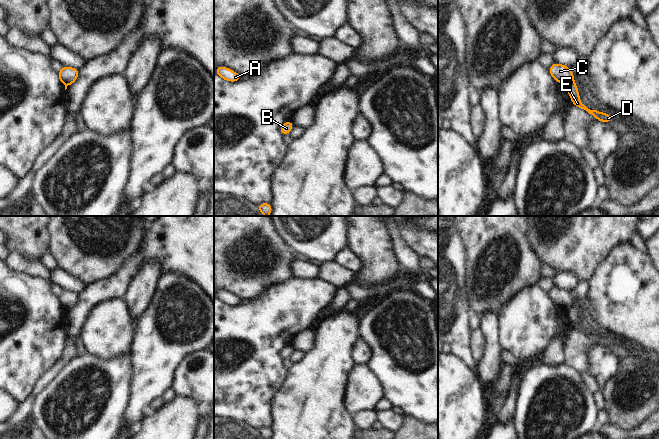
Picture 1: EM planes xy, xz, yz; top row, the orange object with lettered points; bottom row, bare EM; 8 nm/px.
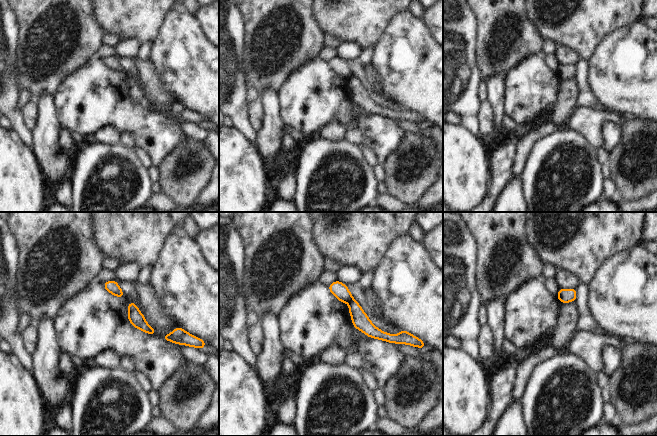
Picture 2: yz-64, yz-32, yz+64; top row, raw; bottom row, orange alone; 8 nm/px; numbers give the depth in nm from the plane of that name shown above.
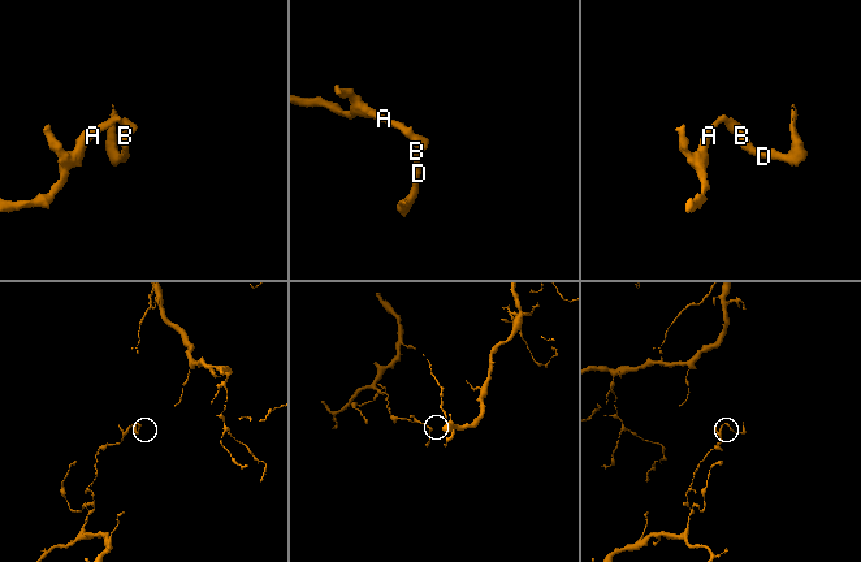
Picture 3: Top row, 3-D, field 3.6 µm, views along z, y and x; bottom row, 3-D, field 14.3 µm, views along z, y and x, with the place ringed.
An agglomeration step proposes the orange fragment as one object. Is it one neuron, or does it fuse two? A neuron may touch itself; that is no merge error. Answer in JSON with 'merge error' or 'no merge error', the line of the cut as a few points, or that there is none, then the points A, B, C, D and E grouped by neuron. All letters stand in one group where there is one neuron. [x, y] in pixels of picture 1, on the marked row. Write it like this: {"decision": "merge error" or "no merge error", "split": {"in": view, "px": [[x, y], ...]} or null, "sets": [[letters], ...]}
{"decision": "merge error", "split": {"in": "yz", "px": [[573, 81], [566, 86]]}, "sets": [["A", "C"], ["B", "D", "E"]]}

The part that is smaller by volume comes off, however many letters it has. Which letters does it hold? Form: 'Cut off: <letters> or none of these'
Cut off: B, D, E

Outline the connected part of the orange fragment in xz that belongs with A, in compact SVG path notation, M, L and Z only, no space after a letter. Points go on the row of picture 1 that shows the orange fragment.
M217 67L215 73L226 81L236 82L241 79L241 76L235 71L230 70L227 67Z

